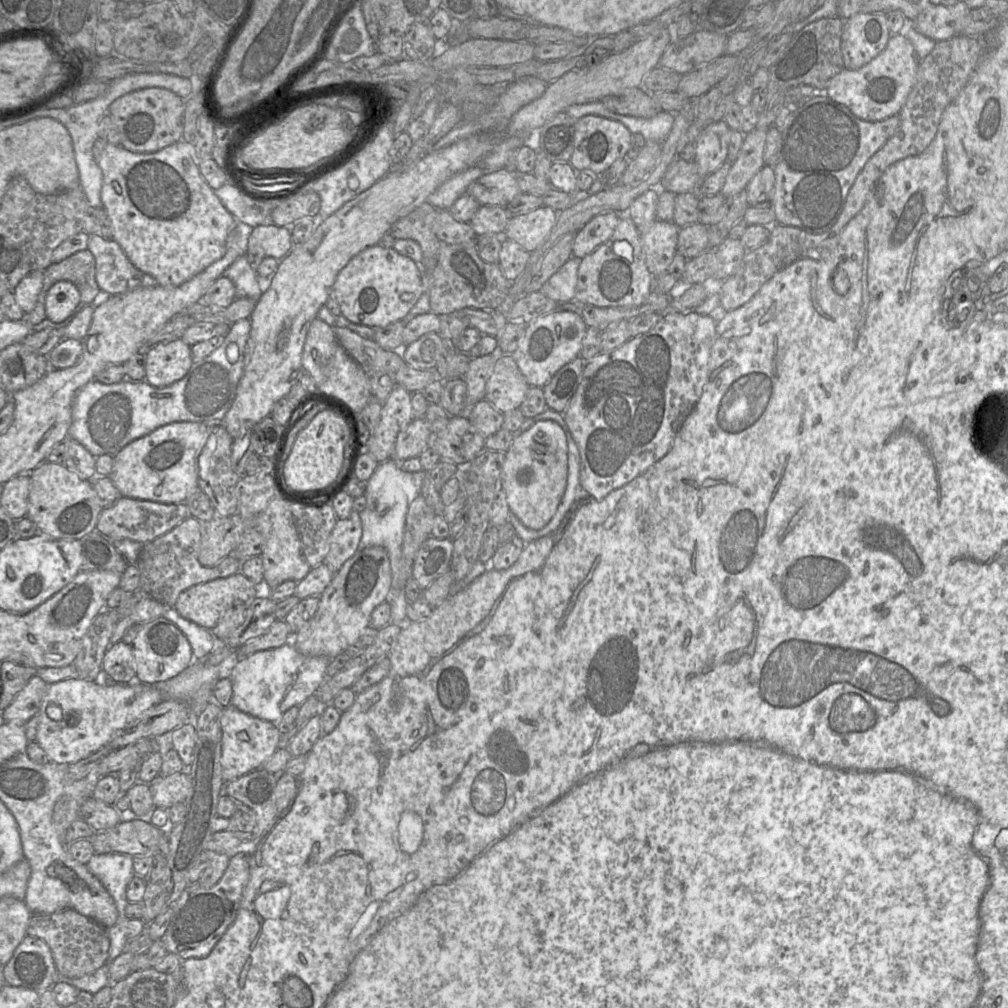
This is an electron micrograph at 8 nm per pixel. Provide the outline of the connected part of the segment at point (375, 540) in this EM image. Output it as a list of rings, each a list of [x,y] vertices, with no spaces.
[[[394,460],[384,461],[378,465],[367,481],[366,490],[363,494],[366,498],[366,507],[359,513],[362,523],[362,537],[358,550],[371,546],[381,546],[387,551],[391,565],[392,581],[385,602],[390,606],[390,623],[392,624],[405,624],[408,622],[406,618],[408,600],[404,588],[400,588],[402,543],[408,508],[414,499],[420,495],[426,473],[423,470],[407,472]]]

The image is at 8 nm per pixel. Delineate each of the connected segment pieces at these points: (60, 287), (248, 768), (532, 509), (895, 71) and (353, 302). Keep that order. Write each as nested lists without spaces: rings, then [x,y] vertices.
[[[58,281],[50,287],[45,297],[46,318],[62,322],[71,315],[80,303],[78,288],[70,281]]]
[[[233,705],[223,707],[222,728],[222,777],[226,783],[256,770],[278,749],[281,733],[274,724],[240,711]]]
[[[552,420],[539,421],[524,433],[515,433],[505,453],[499,488],[506,494],[510,511],[532,530],[544,528],[554,516],[567,484],[568,448],[563,429]]]
[[[892,34],[885,49],[864,66],[850,70],[844,68],[834,76],[825,89],[825,95],[848,107],[858,118],[866,121],[881,121],[899,114],[916,81],[919,60],[911,41],[903,35]]]
[[[377,244],[355,255],[339,272],[332,286],[331,297],[338,302],[341,315],[350,322],[372,328],[383,328],[403,320],[415,306],[423,292],[421,266],[393,248],[384,248]]]

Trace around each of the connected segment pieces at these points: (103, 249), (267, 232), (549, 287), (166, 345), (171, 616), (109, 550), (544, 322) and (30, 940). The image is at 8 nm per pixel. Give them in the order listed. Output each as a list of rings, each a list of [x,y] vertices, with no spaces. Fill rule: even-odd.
[[[95,234],[88,238],[89,250],[96,261],[96,282],[109,294],[123,294],[139,287],[153,288],[157,280],[137,269],[113,239]]]
[[[260,225],[248,230],[246,257],[255,267],[264,258],[284,258],[293,248],[289,227]]]
[[[571,257],[544,283],[540,292],[557,303],[574,301],[580,261]]]
[[[182,339],[162,342],[145,350],[145,381],[154,387],[167,387],[181,380],[194,364],[191,346]]]
[[[174,607],[166,608],[162,617],[173,622],[184,633],[190,643],[194,660],[205,659],[216,648],[216,637],[210,630],[183,618]]]
[[[97,530],[80,538],[80,571],[112,571],[122,575],[128,566],[113,543]]]
[[[555,310],[527,324],[525,335],[520,341],[517,350],[511,356],[514,358],[530,387],[542,388],[552,379],[559,369],[579,357],[587,328],[588,326],[579,313],[567,310]]]
[[[26,935],[11,959],[2,967],[5,983],[42,992],[56,983],[58,972],[49,946],[41,939]]]

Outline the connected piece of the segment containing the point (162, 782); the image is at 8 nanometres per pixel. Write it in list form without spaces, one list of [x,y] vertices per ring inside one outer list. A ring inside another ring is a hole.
[[[185,773],[158,776],[149,784],[155,808],[168,809],[177,803],[184,803],[190,790],[190,781]]]

